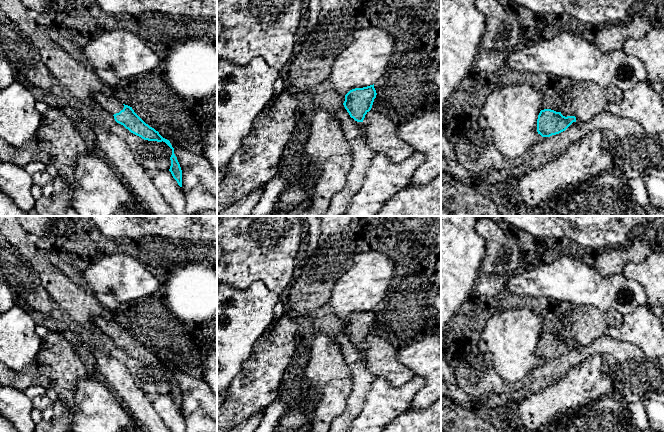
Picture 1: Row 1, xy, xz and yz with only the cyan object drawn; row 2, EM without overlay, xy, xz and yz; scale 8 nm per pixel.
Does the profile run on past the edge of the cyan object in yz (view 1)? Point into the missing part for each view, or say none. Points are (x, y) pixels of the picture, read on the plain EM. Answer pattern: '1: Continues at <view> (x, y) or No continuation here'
1: No continuation here

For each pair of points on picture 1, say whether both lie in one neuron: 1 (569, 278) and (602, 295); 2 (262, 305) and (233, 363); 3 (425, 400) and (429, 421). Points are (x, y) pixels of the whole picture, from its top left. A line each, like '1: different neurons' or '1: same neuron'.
1: same neuron
2: same neuron
3: different neurons

